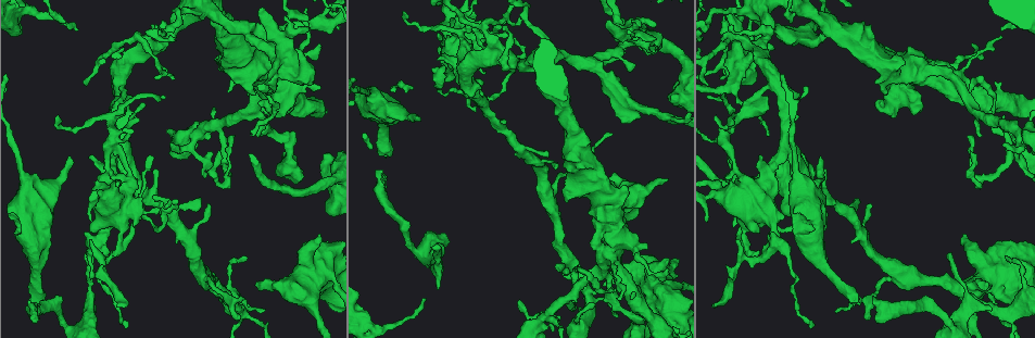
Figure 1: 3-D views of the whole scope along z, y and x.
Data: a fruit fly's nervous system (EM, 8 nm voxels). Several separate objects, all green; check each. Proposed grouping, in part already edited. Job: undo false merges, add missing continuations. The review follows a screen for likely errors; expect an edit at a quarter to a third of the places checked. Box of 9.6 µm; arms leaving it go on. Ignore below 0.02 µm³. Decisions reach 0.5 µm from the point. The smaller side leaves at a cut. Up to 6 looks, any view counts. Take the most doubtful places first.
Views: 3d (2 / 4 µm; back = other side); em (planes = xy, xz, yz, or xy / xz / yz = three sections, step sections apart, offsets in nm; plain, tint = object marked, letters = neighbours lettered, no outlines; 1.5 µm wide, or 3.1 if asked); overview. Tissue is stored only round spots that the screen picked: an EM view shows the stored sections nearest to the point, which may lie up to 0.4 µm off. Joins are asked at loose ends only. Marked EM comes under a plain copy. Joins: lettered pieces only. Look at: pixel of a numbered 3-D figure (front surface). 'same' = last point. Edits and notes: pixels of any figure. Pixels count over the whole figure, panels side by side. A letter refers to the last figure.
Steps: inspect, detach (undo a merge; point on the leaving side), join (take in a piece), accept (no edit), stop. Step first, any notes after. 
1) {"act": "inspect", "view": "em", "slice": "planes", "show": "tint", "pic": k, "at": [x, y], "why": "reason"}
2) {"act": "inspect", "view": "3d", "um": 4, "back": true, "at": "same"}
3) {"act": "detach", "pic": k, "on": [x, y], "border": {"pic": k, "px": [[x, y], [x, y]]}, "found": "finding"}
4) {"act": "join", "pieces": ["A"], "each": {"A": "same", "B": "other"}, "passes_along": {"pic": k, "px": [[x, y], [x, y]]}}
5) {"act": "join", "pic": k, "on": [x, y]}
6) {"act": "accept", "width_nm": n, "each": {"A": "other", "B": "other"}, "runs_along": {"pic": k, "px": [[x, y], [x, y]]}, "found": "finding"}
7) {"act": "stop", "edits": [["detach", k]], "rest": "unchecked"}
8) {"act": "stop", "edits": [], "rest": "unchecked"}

{"act": "inspect", "view": "3d", "um": 4, "back": true, "pic": 1, "at": [454, 43], "why": "thick turns thin"}

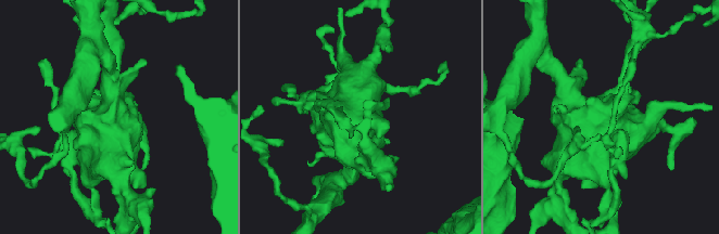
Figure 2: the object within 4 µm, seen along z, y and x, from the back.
{"act": "inspect", "view": "em", "slice": "xz", "step": 4, "show": "tint", "at": "same", "why": "now the EM"}

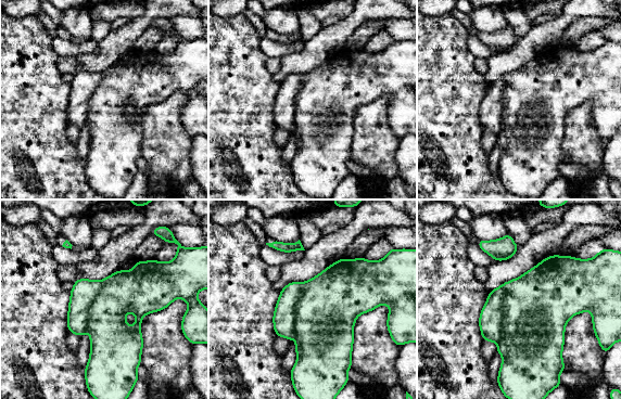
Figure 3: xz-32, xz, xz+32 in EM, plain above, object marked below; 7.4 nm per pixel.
{"act": "inspect", "view": "em", "slice": "planes", "show": "letters", "at": "same", "why": "another direction"}

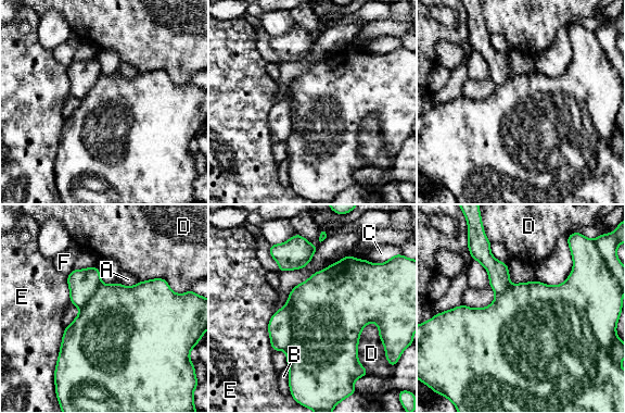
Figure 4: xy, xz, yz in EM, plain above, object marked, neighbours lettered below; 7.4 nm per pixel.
{"act": "accept", "width_nm": 600, "each": {"A": "other", "B": "other", "C": "other", "D": "other", "E": "other", "F": "other"}, "found": "all the same neuron"}

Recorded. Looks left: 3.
{"act": "inspect", "view": "3d", "um": 2, "pic": 1, "at": [667, 270], "why": "an open end"}

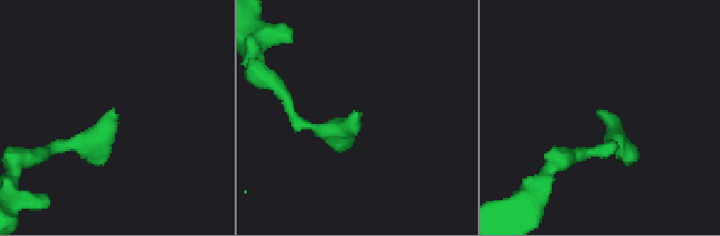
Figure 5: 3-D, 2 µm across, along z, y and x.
{"act": "inspect", "view": "em", "slice": "yz", "step": 4, "show": "letters", "pic": 5, "at": [598, 108], "why": "shape alone is not enough"}

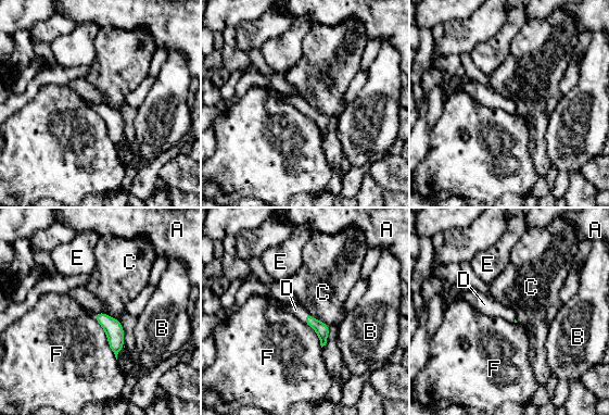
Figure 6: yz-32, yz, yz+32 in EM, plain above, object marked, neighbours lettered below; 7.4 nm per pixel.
{"act": "join", "pieces": ["D"], "each": {"A": "other", "B": "other", "C": "other", "D": "same", "E": "other", "F": "other"}, "found": "the neuron continues"}

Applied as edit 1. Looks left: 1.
{"act": "inspect", "view": "em", "slice": "planes", "show": "letters", "pic": 1, "at": [878, 290], "why": "narrows sharply"}

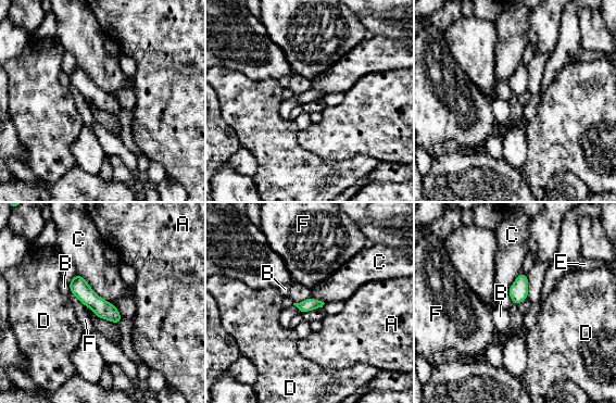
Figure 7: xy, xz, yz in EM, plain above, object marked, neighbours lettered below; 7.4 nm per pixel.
{"act": "accept", "each": {"A": "other", "B": "other", "C": "other", "D": "other", "E": "other", "F": "other"}, "border": {"pic": 7, "px": [[76, 273], [101, 298], [113, 304]]}, "found": "all the same neuron"}

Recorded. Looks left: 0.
{"act": "stop", "edits": [["join", 6]], "rest": "unchecked"}

